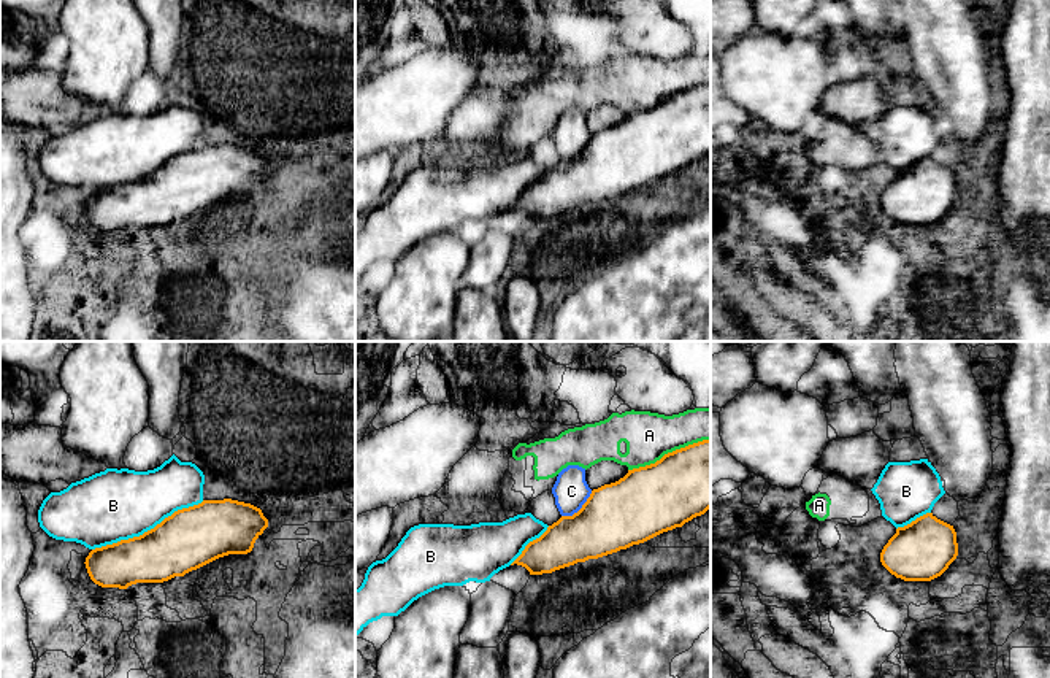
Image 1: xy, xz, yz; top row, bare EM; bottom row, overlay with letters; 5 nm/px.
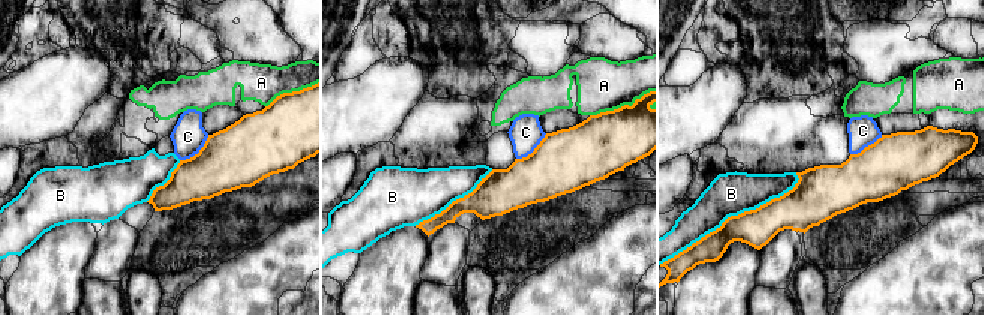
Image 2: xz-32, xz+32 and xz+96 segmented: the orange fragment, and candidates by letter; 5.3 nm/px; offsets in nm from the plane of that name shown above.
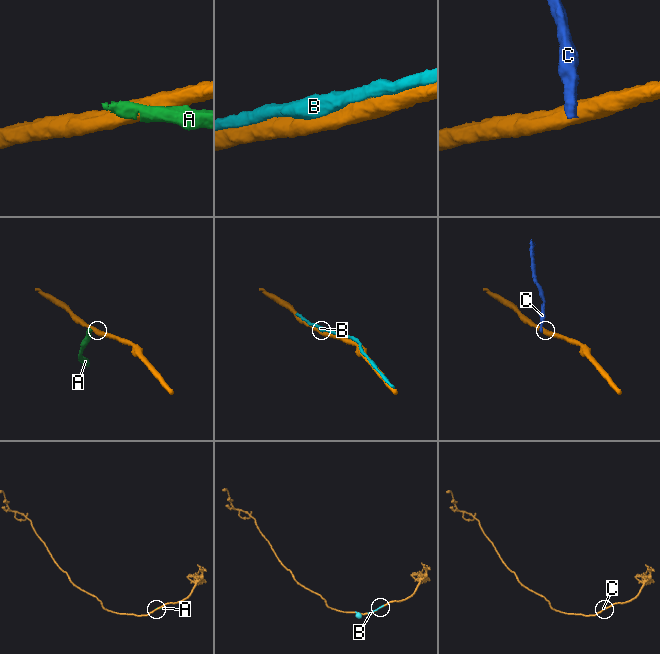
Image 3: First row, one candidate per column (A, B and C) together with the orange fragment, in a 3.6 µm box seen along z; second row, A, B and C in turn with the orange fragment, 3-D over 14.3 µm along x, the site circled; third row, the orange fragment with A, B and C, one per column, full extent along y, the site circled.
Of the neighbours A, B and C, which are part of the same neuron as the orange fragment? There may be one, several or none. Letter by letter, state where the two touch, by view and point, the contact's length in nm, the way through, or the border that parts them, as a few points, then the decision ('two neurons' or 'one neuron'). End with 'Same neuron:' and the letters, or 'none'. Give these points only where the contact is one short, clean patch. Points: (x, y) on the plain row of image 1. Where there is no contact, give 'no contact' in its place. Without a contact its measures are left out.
A: meets orange in xz at (668, 97); contact 440 nm long; two neurons
B: meets orange in xy at (148, 175); contact 600 nm long; one neuron
C: meets orange in xz at (581, 153); contact 200 nm long; border along xz (592, 135), (576, 156), (562, 161); two neurons
Same neuron: B

